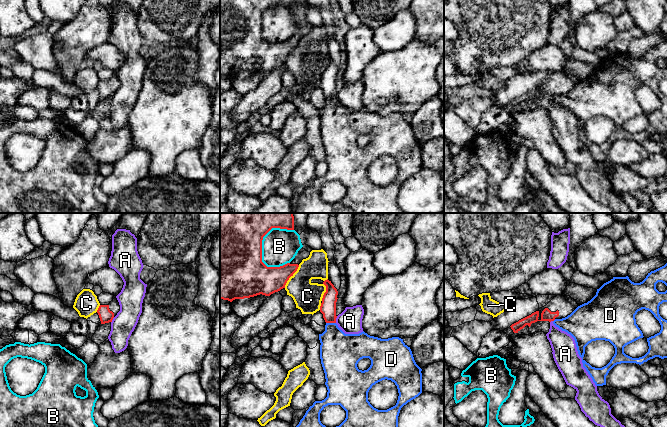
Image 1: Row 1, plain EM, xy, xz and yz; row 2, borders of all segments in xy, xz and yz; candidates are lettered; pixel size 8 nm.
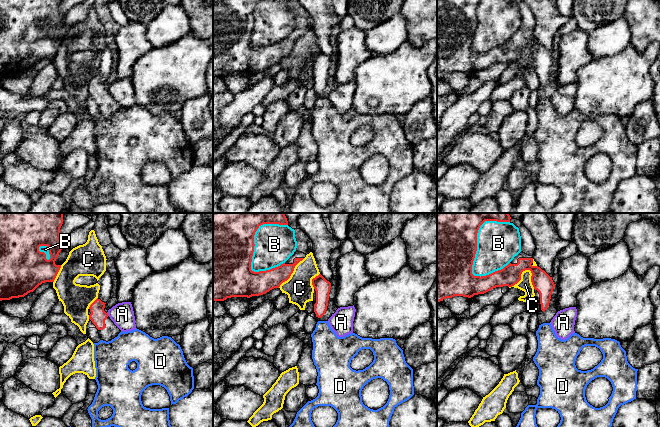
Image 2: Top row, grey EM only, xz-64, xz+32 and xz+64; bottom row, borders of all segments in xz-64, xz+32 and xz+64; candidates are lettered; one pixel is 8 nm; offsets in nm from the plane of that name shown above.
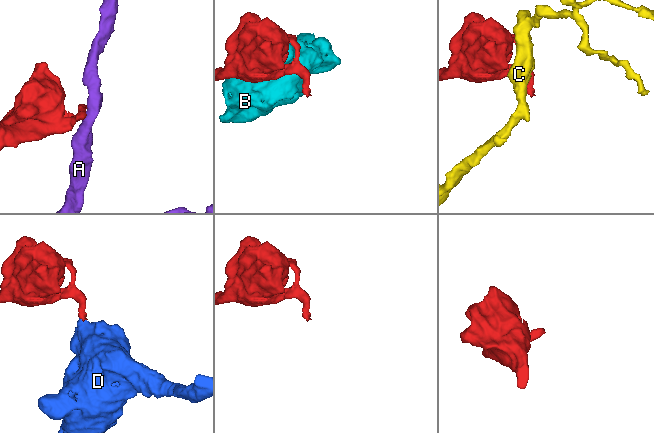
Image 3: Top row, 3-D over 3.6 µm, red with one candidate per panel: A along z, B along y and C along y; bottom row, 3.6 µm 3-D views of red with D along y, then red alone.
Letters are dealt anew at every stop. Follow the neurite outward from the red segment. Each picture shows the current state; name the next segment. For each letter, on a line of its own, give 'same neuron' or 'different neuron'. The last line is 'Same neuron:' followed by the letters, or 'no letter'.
A: different neuron
B: different neuron
C: different neuron
D: different neuron
Same neuron: no letter

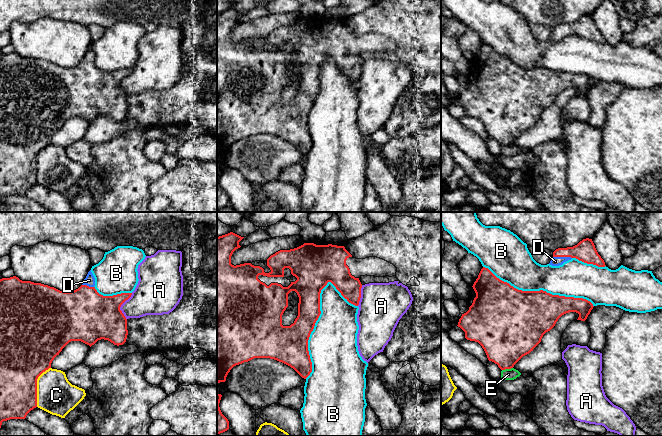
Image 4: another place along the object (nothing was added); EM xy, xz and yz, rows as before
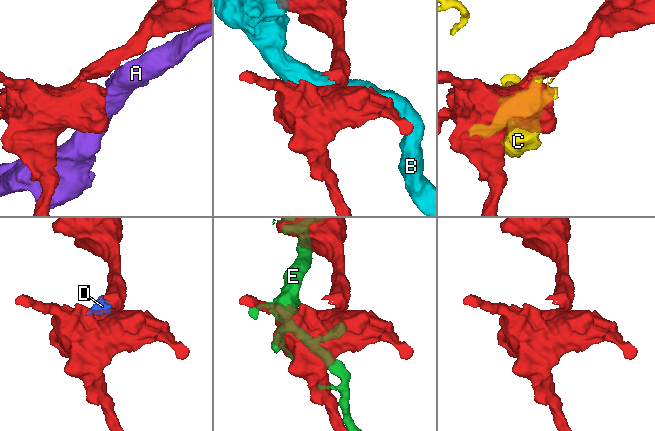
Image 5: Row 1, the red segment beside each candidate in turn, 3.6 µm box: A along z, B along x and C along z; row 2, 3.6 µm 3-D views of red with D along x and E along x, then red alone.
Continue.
A: different neuron
B: different neuron
C: different neuron
D: same neuron
E: different neuron
Same neuron: D

